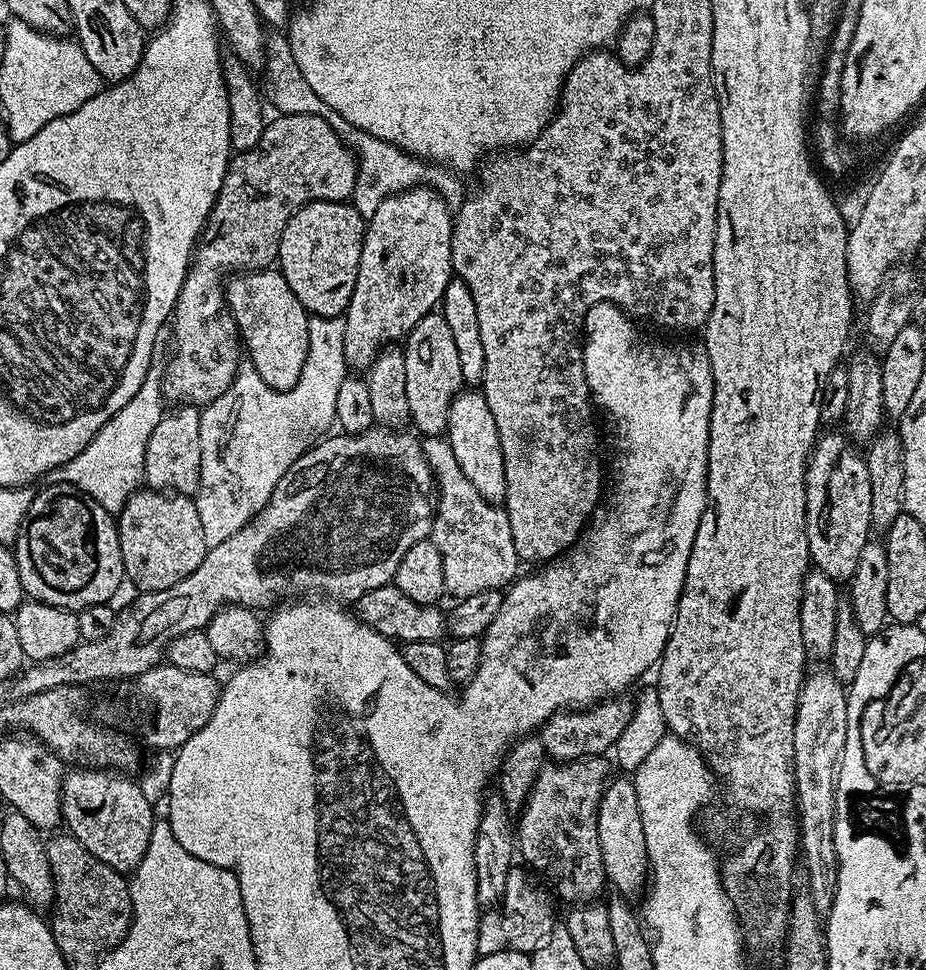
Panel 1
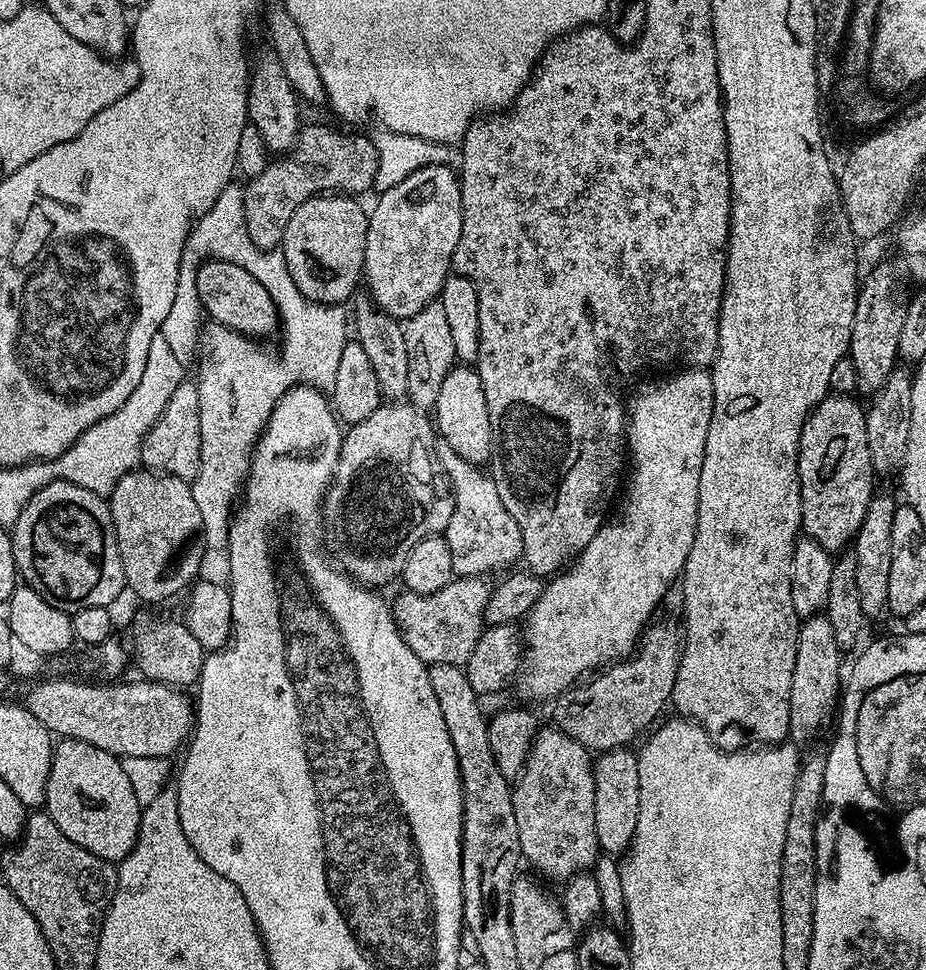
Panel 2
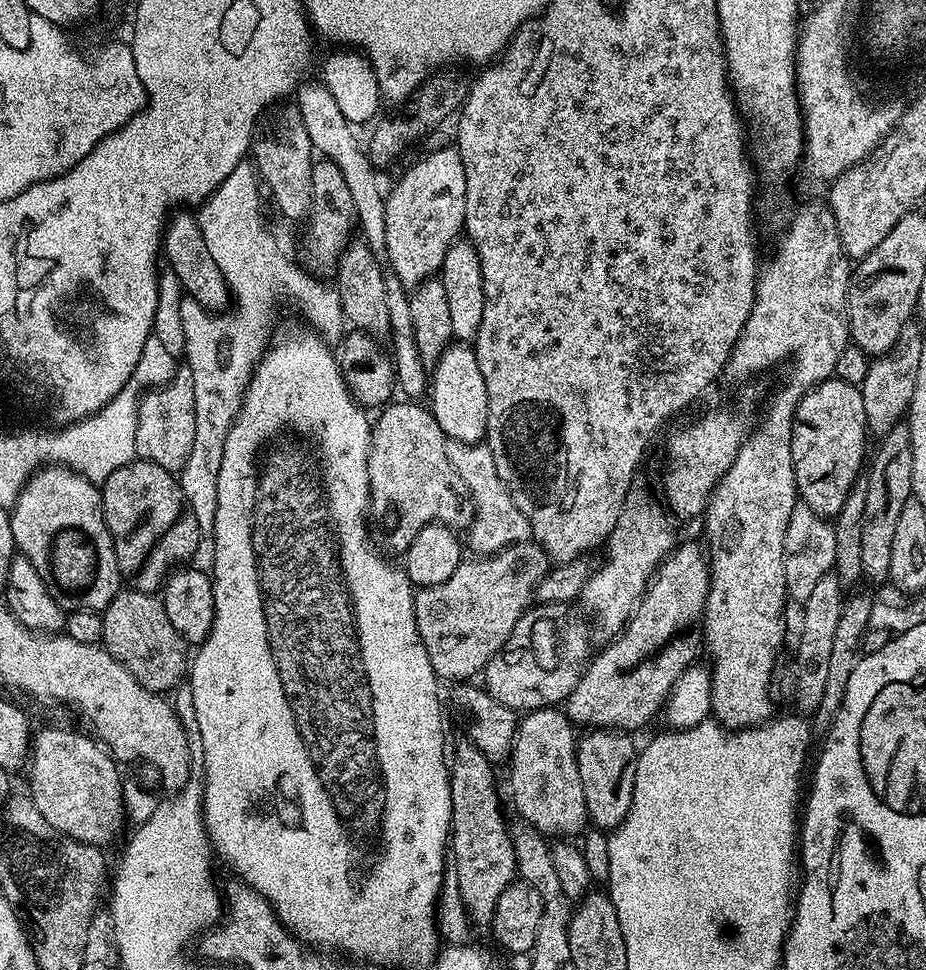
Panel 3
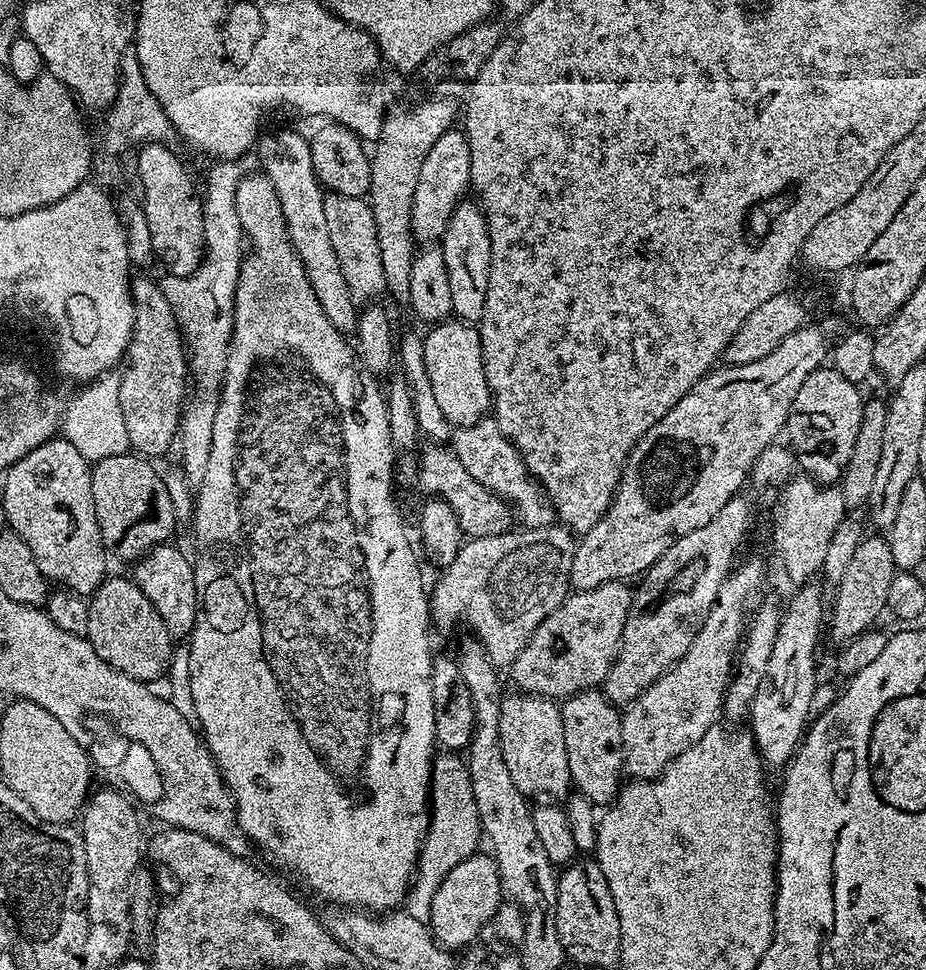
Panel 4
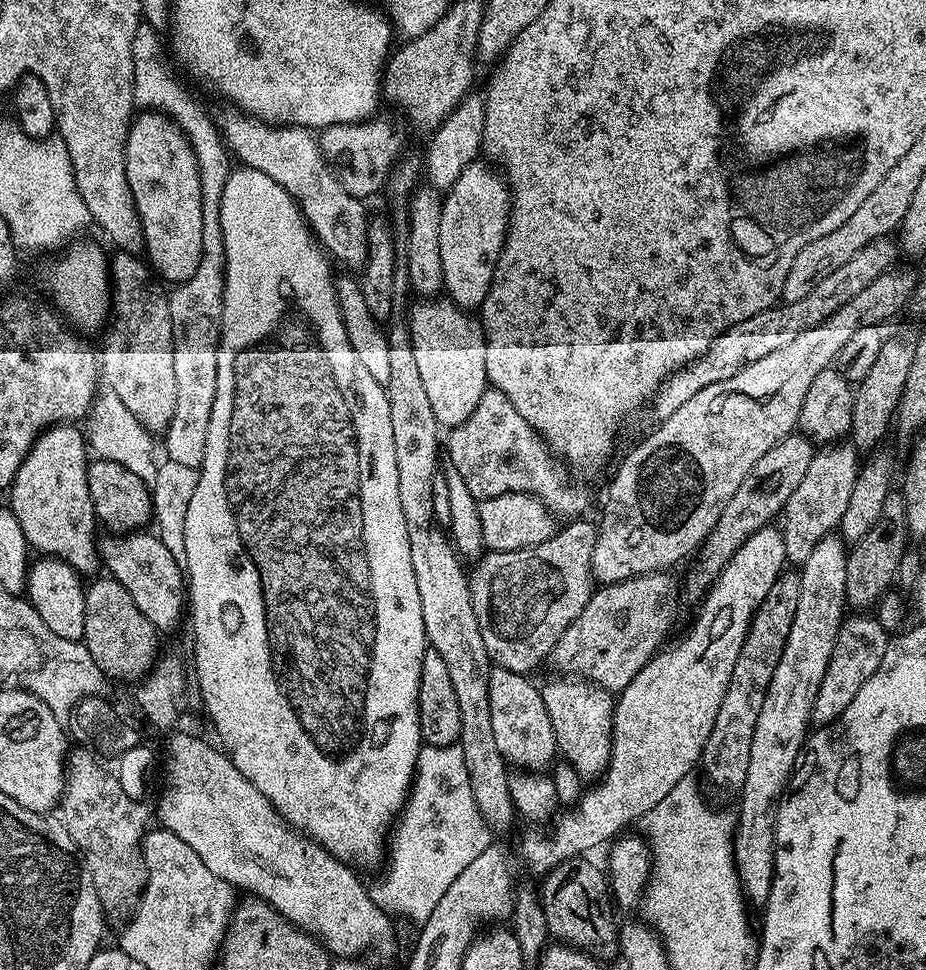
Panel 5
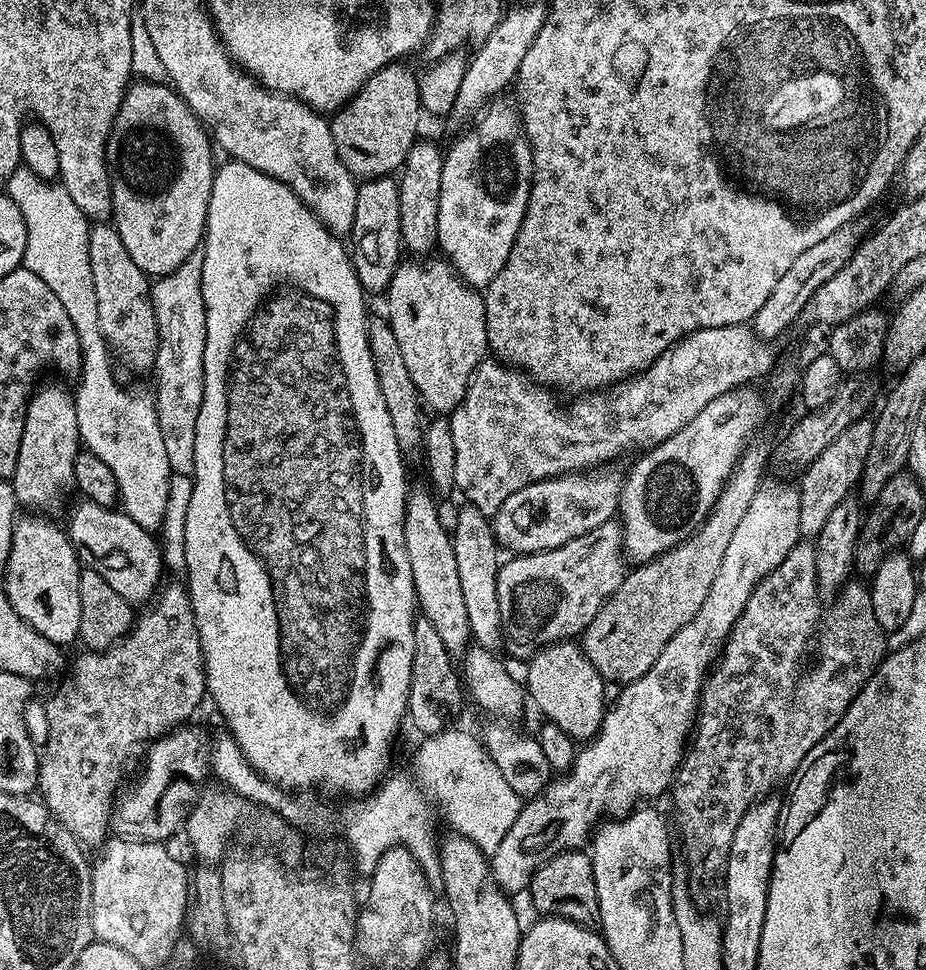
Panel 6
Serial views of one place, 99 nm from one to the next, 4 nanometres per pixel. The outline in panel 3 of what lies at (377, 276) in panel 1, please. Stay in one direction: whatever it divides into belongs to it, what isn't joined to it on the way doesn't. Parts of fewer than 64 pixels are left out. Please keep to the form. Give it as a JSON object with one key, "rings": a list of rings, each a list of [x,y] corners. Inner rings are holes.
{"rings":[[[455,146],[447,148],[437,148],[428,152],[429,156],[424,156],[404,177],[400,182],[393,186],[392,193],[387,193],[384,201],[384,209],[386,210],[386,254],[388,255],[386,264],[391,272],[398,274],[398,282],[402,282],[405,289],[415,290],[417,286],[423,284],[426,280],[431,280],[437,275],[442,266],[442,262],[446,258],[446,250],[450,250],[450,246],[464,232],[464,215],[466,214],[466,170],[462,167],[462,158],[460,152]]]}

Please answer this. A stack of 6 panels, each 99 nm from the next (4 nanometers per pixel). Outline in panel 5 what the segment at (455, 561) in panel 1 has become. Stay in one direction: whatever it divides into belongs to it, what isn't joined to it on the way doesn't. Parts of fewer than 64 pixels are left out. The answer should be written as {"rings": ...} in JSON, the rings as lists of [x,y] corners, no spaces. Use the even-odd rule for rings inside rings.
{"rings":[[[489,387],[478,402],[478,406],[474,406],[474,414],[470,414],[466,422],[462,422],[447,433],[446,456],[456,467],[458,474],[462,474],[466,486],[470,486],[473,490],[488,488],[486,490],[488,496],[497,496],[503,492],[529,492],[530,495],[539,498],[557,518],[568,515],[571,517],[573,515],[571,512],[575,510],[576,503],[580,500],[579,490],[568,485],[567,478],[560,473],[561,465],[557,457],[553,456],[544,439],[533,430],[530,422],[526,422],[526,418],[522,418],[522,414],[518,414],[518,410],[514,410],[510,398],[506,398],[506,394],[493,387]]]}

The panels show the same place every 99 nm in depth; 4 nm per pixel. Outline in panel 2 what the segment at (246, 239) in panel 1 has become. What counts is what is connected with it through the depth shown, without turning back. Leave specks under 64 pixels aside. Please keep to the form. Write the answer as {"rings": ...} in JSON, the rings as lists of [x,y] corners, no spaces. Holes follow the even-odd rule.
{"rings":[[[320,124],[305,125],[296,138],[296,145],[292,151],[283,158],[276,158],[269,162],[262,174],[249,179],[243,185],[244,209],[246,210],[246,226],[252,236],[252,241],[261,248],[276,248],[282,242],[286,234],[286,222],[290,222],[290,214],[302,206],[312,196],[331,193],[339,190],[344,194],[360,194],[367,188],[371,189],[376,183],[376,177],[372,174],[372,164],[380,164],[380,160],[372,160],[373,148],[368,148],[367,135],[343,136],[340,132]]]}

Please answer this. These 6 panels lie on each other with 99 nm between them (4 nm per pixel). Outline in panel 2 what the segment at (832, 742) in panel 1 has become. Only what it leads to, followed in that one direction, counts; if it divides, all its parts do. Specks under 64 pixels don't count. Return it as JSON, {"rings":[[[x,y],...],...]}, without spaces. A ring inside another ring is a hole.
{"rings":[[[817,614],[807,617],[800,625],[794,678],[790,686],[790,726],[791,739],[812,740],[824,728],[828,719],[833,719],[838,708],[838,697],[842,692],[842,672],[840,676],[840,656],[842,649],[834,638],[834,629],[827,616]]]}

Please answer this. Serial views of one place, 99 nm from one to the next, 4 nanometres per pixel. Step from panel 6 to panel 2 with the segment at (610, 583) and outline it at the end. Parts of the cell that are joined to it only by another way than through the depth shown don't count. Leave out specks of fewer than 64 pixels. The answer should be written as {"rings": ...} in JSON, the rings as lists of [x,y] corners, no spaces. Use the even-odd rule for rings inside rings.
{"rings":[[[461,576],[453,578],[449,584],[442,586],[442,590],[438,590],[434,594],[418,594],[417,592],[401,591],[401,596],[391,601],[392,617],[396,623],[396,628],[402,634],[402,638],[406,642],[406,646],[410,646],[410,650],[414,650],[414,654],[418,654],[418,658],[425,666],[434,664],[459,664],[461,666],[467,664],[470,654],[474,650],[474,646],[478,642],[480,633],[486,627],[484,611],[488,605],[488,594],[490,584],[487,579],[479,576]]]}

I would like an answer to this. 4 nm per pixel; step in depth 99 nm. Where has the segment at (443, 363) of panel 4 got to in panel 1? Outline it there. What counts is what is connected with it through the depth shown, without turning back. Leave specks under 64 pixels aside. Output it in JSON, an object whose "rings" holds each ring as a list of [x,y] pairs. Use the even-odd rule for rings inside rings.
{"rings":[[[461,390],[448,407],[446,439],[454,458],[466,462],[468,481],[485,494],[502,494],[506,490],[504,455],[498,442],[498,426],[494,426],[494,414],[486,406],[486,398],[480,390]]]}

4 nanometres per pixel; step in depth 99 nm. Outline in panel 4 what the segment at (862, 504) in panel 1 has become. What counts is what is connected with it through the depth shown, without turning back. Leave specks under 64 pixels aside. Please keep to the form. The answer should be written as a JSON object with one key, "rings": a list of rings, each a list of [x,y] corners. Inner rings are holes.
{"rings":[[[821,366],[810,374],[810,378],[806,378],[806,382],[802,382],[794,397],[794,406],[790,406],[786,437],[799,471],[809,480],[832,486],[843,476],[850,454],[854,454],[858,425],[862,422],[862,410],[866,403],[860,392],[857,385],[846,382],[846,378],[842,378],[842,374],[831,366]]]}

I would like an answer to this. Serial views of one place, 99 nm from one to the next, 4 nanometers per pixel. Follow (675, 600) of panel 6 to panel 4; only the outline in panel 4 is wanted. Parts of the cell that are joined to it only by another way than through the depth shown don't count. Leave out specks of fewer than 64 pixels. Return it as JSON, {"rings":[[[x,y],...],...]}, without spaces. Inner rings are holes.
{"rings":[[[624,582],[603,584],[589,592],[569,595],[563,606],[547,616],[512,664],[510,675],[521,693],[559,701],[580,692],[596,690],[607,680],[632,612],[633,589]]]}

